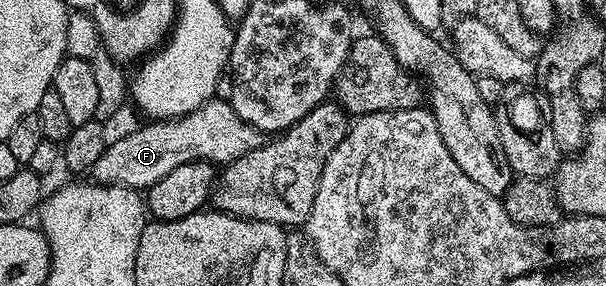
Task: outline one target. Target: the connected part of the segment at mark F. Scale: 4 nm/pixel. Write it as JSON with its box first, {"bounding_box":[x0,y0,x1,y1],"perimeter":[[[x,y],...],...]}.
{"bounding_box":[90,100,265,191],"perimeter":[[[219,100],[206,101],[184,117],[140,124],[125,139],[108,145],[101,159],[93,163],[90,180],[100,185],[124,185],[130,189],[146,191],[150,185],[157,183],[157,179],[165,179],[169,171],[181,167],[181,163],[209,161],[216,167],[222,167],[261,147],[265,140],[264,134],[257,127],[241,120],[233,111],[230,100]]]}

